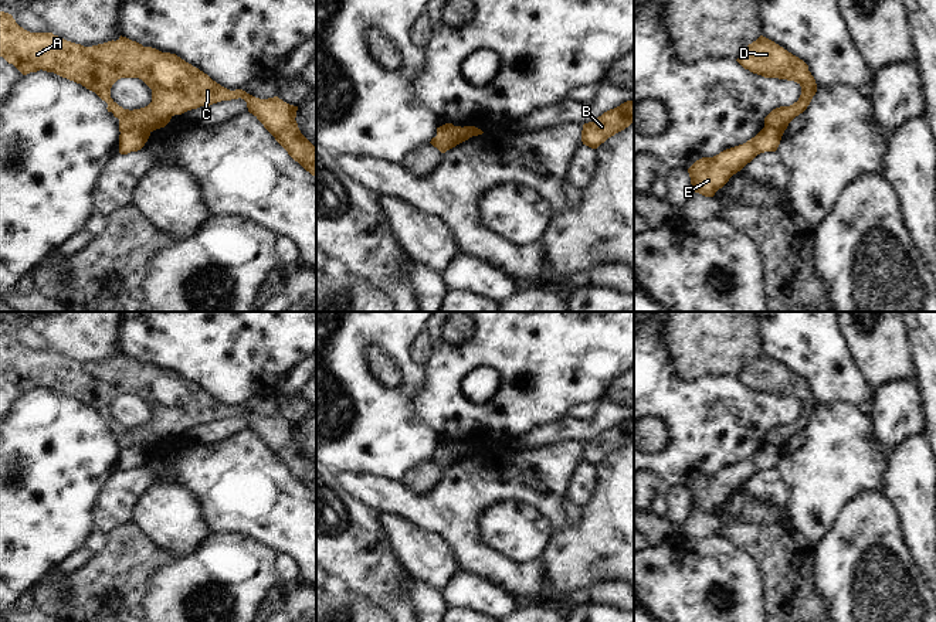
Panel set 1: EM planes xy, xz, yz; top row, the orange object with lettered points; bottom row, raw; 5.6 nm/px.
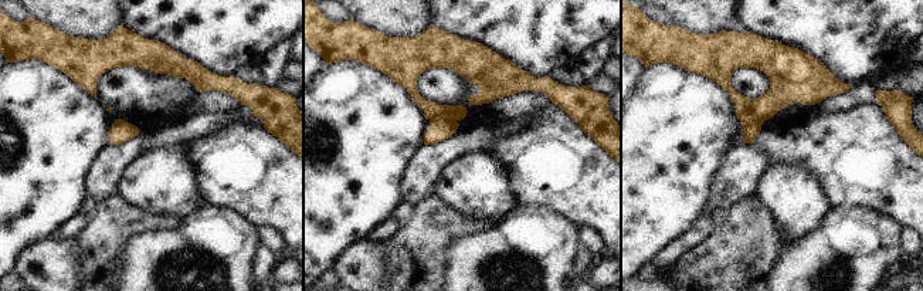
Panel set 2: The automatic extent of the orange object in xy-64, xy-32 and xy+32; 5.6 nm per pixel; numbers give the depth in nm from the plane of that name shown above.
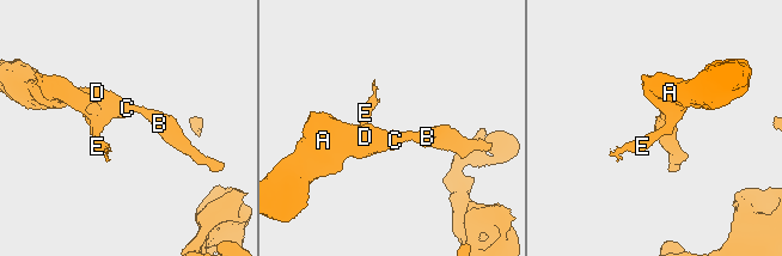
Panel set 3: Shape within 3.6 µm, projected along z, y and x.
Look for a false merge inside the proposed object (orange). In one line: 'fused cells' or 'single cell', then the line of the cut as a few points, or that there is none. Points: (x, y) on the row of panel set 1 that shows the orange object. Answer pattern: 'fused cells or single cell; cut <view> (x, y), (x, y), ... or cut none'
fused cells; cut xy (149, 131), (132, 128), (121, 133)

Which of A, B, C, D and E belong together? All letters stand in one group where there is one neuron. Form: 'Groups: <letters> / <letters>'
Groups: A B C D / E

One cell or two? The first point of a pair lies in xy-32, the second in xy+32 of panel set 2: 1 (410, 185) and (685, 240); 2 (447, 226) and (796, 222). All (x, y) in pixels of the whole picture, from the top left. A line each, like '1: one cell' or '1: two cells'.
1: one cell
2: two cells

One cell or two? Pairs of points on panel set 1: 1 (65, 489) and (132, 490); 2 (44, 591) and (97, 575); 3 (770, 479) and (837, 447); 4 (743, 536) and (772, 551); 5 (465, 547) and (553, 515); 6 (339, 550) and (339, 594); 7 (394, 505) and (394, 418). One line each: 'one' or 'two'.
1: two
2: two
3: two
4: one
5: one
6: two
7: two

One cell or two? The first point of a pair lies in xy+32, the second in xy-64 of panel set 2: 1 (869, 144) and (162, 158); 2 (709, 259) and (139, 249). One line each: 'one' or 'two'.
1: two
2: two

